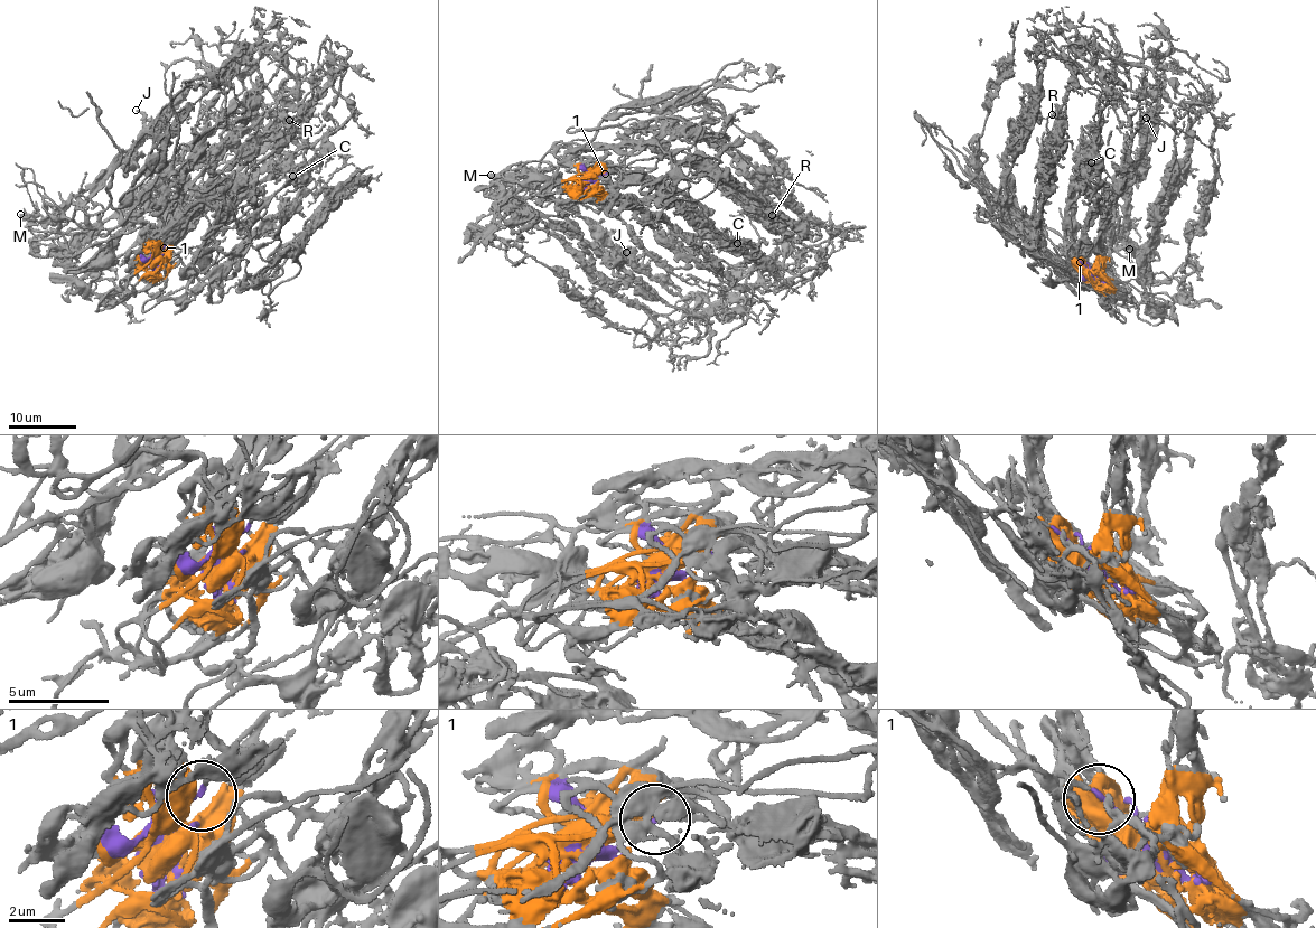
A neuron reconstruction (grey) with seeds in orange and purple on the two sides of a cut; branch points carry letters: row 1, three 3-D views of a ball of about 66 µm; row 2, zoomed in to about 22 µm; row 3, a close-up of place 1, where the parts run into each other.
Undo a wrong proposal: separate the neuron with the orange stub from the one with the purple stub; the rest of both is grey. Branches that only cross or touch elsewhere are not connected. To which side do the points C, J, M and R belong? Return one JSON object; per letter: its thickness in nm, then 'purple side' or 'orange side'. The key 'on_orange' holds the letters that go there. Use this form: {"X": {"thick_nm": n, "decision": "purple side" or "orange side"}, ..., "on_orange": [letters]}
{"C": {"thick_nm": 190, "decision": "purple side"}, "J": {"thick_nm": 160, "decision": "orange side"}, "M": {"thick_nm": 480, "decision": "orange side"}, "R": {"thick_nm": 180, "decision": "purple side"}, "on_orange": ["J", "M"]}

